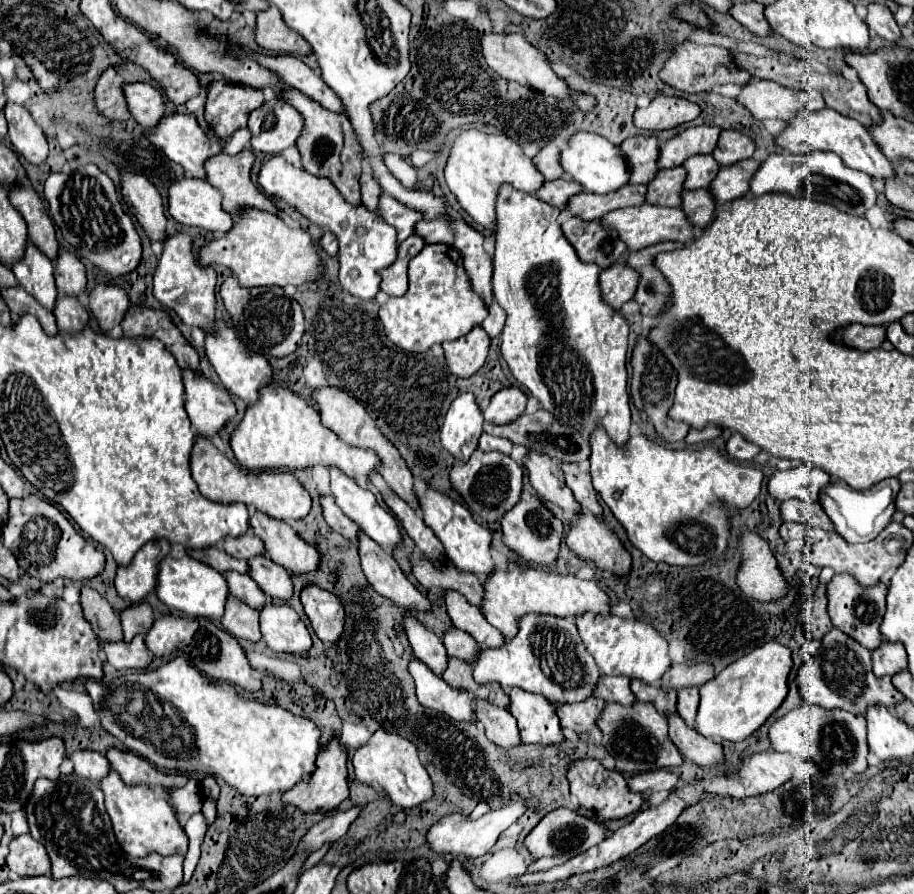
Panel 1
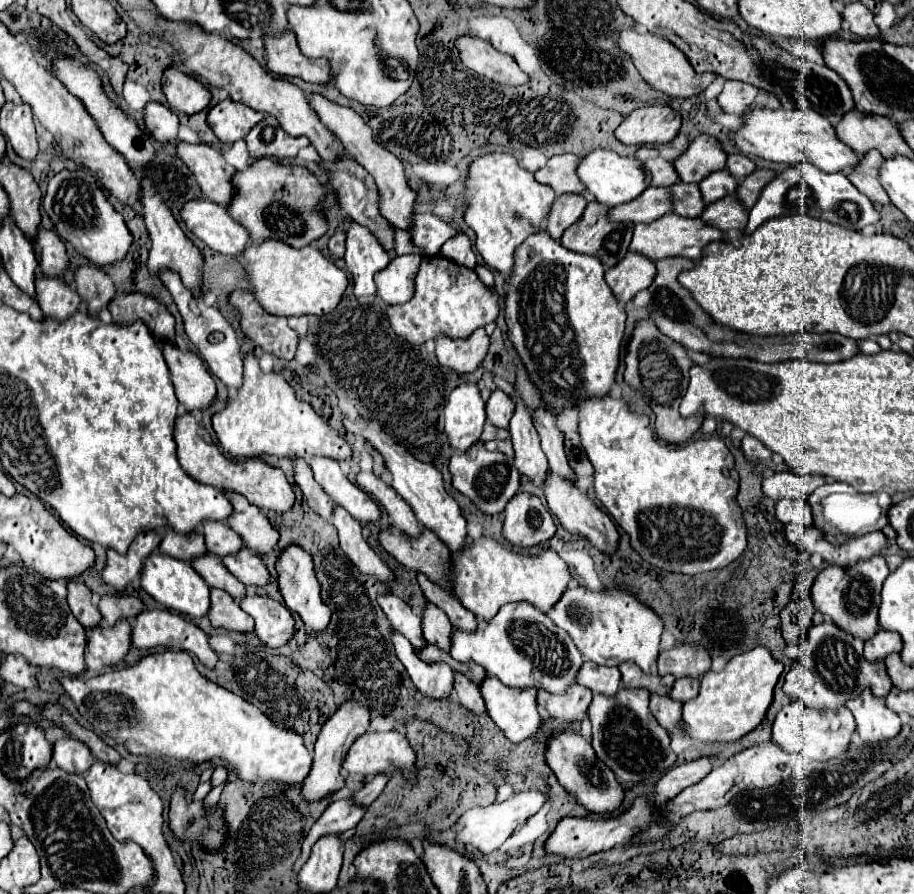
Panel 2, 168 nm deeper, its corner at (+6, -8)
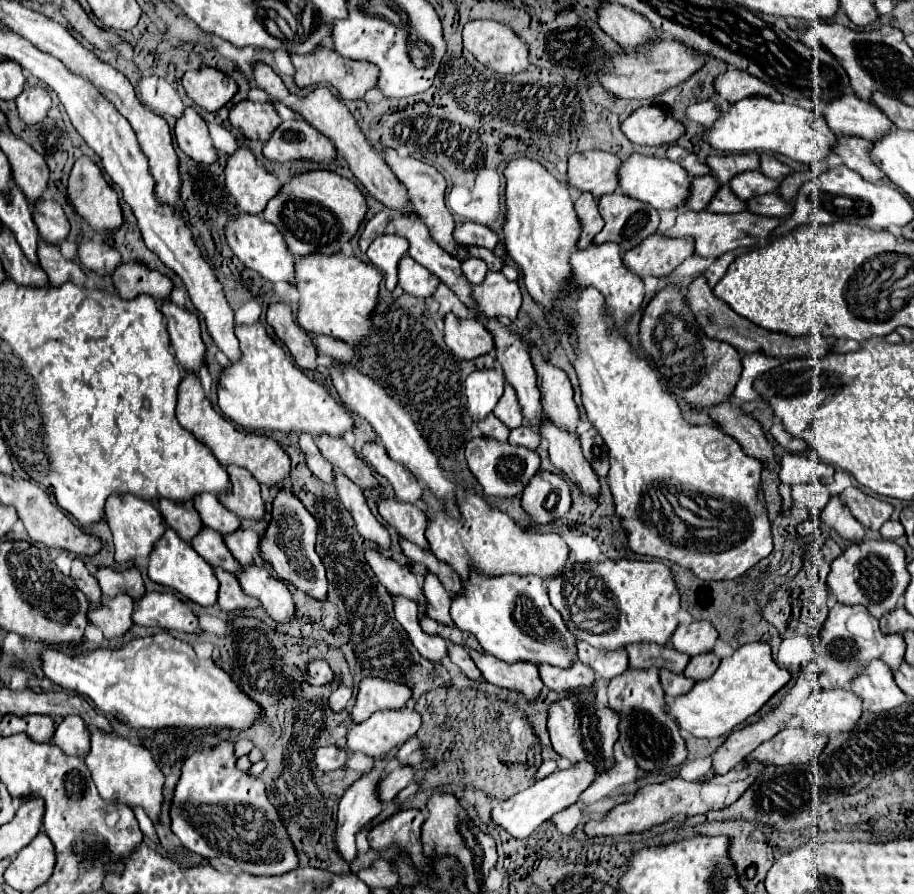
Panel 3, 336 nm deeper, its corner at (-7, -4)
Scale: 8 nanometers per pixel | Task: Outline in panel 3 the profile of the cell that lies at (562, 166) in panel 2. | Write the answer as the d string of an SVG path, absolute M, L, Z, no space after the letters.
M602 150L572 154L568 158L566 182L580 192L588 190L594 194L594 198L600 198L604 194L612 194L618 188L618 166L620 158Z

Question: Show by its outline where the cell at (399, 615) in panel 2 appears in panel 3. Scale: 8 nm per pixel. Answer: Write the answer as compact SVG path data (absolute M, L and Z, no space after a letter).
M368 550L366 560L368 560L370 568L374 570L374 574L380 578L380 582L384 584L384 588L392 596L404 596L404 598L416 602L418 616L426 616L426 598L422 594L422 588L418 586L416 576L406 566L400 566L398 562L382 556L376 550Z

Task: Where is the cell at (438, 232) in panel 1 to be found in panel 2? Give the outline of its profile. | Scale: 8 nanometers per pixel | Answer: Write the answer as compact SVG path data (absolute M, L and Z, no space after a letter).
M457 234L455 238L451 238L451 242L443 244L441 248L443 256L451 258L453 262L467 266L467 268L475 268L475 254L471 250L471 242L465 234Z

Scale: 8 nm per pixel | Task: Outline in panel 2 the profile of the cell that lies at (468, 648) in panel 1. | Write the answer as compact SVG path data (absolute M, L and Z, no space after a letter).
M427 602L423 616L421 616L421 626L423 626L423 638L429 644L439 646L441 650L449 650L451 648L451 622L447 618L447 614L443 610L439 610L435 604Z

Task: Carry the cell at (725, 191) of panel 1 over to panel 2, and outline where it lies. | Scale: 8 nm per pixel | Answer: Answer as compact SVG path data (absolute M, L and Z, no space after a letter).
M755 170L753 174L749 174L747 178L743 178L739 182L739 190L737 196L739 200L745 204L747 210L751 210L751 206L755 206L761 190L767 186L767 182L771 182L771 178L775 178L777 172L773 170Z

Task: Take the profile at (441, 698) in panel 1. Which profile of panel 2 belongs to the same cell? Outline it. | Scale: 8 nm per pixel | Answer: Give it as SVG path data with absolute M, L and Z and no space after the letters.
M391 630L391 640L397 652L397 658L407 668L413 684L429 698L433 700L445 700L453 686L453 670L445 662L423 662L415 652L411 642L399 634L397 630Z

